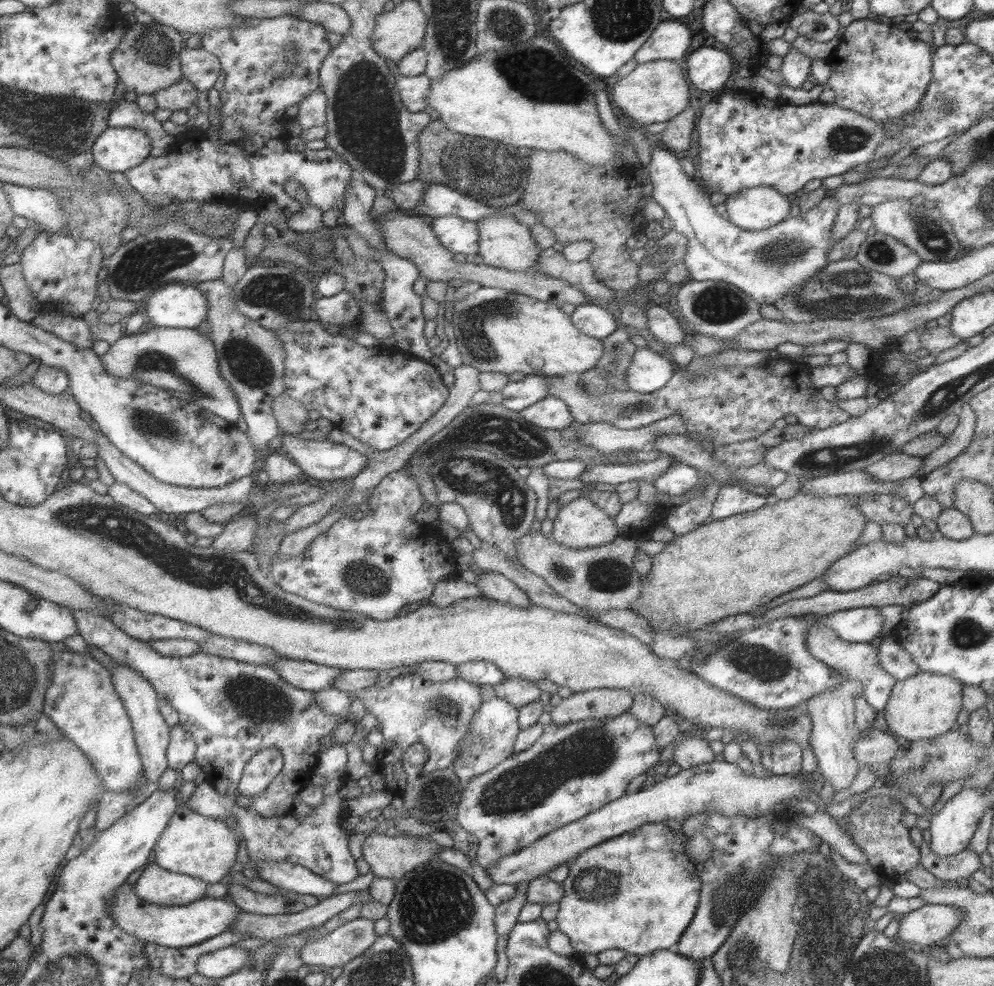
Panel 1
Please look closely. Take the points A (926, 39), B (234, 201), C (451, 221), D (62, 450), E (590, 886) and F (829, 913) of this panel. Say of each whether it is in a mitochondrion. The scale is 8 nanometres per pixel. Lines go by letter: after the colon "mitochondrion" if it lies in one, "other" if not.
A: other
B: other
C: other
D: other
E: mitochondrion
F: mitochondrion

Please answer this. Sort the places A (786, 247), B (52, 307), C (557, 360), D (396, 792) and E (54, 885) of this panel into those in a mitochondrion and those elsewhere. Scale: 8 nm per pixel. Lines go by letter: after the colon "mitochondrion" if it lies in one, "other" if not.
A: mitochondrion
B: other
C: other
D: other
E: other

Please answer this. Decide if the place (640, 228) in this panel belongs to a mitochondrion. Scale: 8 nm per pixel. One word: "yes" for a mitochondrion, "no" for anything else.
no

